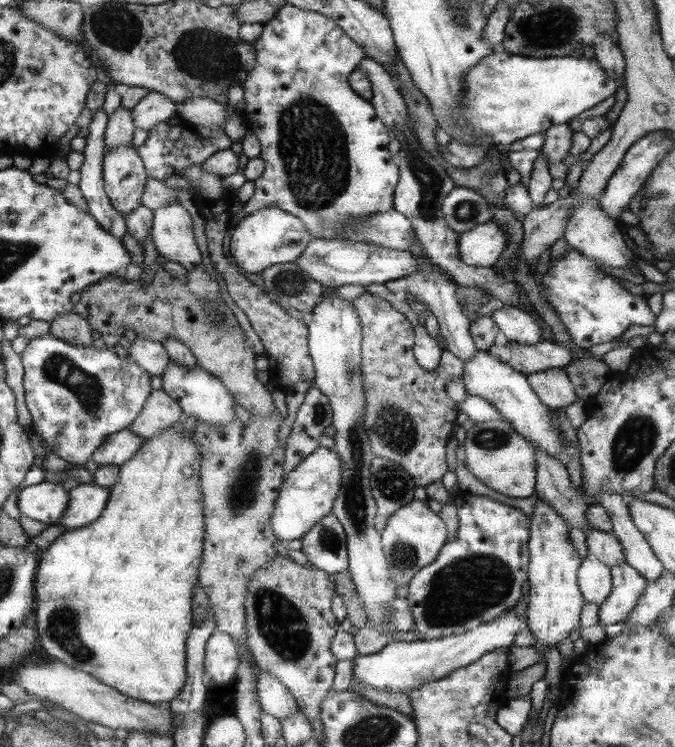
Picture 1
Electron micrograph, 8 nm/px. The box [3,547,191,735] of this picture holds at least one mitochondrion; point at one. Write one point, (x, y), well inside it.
(65, 622)

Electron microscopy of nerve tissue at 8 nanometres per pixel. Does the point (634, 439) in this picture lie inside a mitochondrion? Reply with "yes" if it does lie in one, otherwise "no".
yes

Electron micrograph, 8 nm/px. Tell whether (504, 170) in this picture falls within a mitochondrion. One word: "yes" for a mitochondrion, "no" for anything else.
no

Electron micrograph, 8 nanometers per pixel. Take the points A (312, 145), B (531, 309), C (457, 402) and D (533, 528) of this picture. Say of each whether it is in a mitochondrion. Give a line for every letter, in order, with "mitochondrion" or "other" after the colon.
A: mitochondrion
B: other
C: other
D: other

